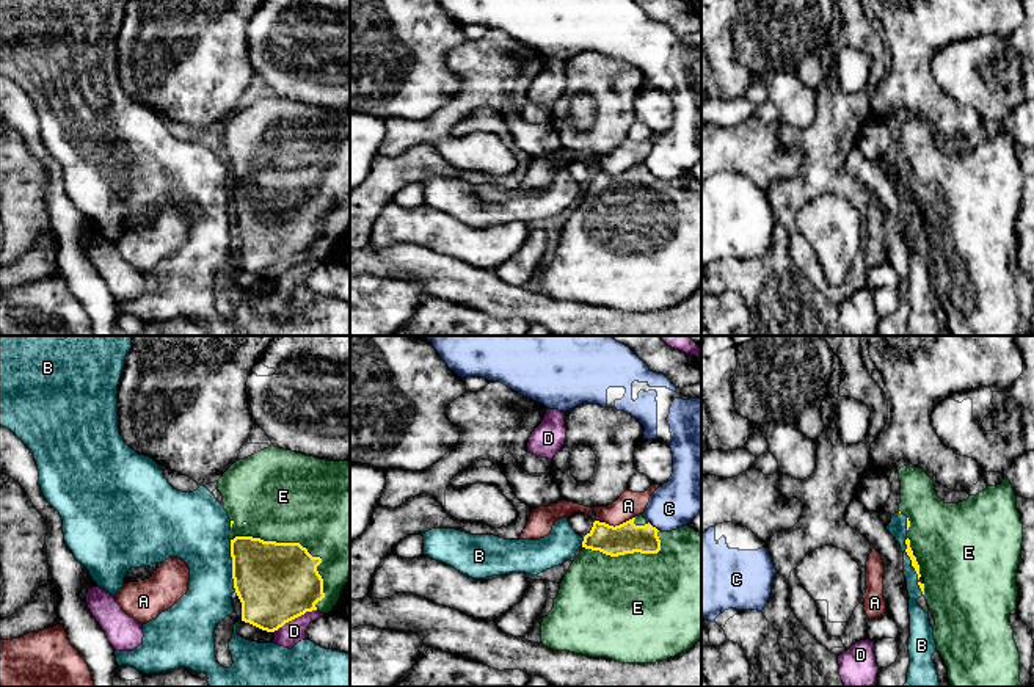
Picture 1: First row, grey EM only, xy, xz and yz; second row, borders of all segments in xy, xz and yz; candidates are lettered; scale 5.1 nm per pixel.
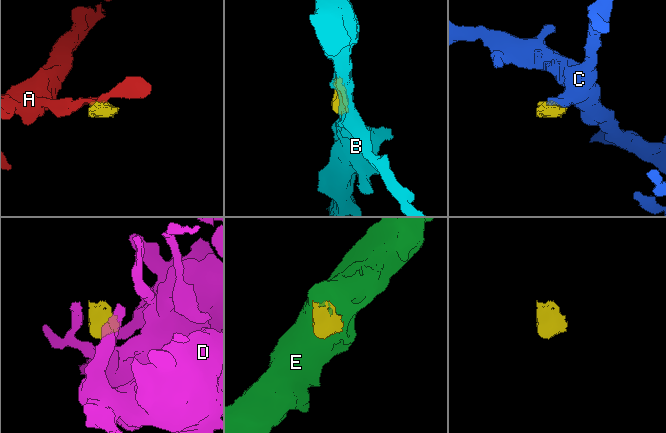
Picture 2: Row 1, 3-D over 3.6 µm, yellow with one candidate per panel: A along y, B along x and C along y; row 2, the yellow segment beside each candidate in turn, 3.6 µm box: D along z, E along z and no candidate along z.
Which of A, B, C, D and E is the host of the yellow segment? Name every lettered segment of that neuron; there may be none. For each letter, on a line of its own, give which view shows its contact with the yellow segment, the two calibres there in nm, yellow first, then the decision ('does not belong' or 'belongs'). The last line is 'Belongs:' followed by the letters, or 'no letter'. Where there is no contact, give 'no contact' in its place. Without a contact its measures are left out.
A: xz | 160/140 nm | does not belong
B: xy | 420/340 nm | does not belong
C: xz | 160/240 nm | does not belong
D: xy | 420/120 nm | does not belong
E: xy | 420/500 nm | belongs
Belongs: E

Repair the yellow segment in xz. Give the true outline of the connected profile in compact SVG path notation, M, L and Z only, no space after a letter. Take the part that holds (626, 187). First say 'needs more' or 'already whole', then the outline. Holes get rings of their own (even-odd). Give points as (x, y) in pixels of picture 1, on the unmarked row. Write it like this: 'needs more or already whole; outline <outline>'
needs more; outline M639 163L615 176L595 169L582 196L560 232L552 259L541 270L544 295L620 312L656 312L690 298L701 287L700 180L689 174L662 180Z

